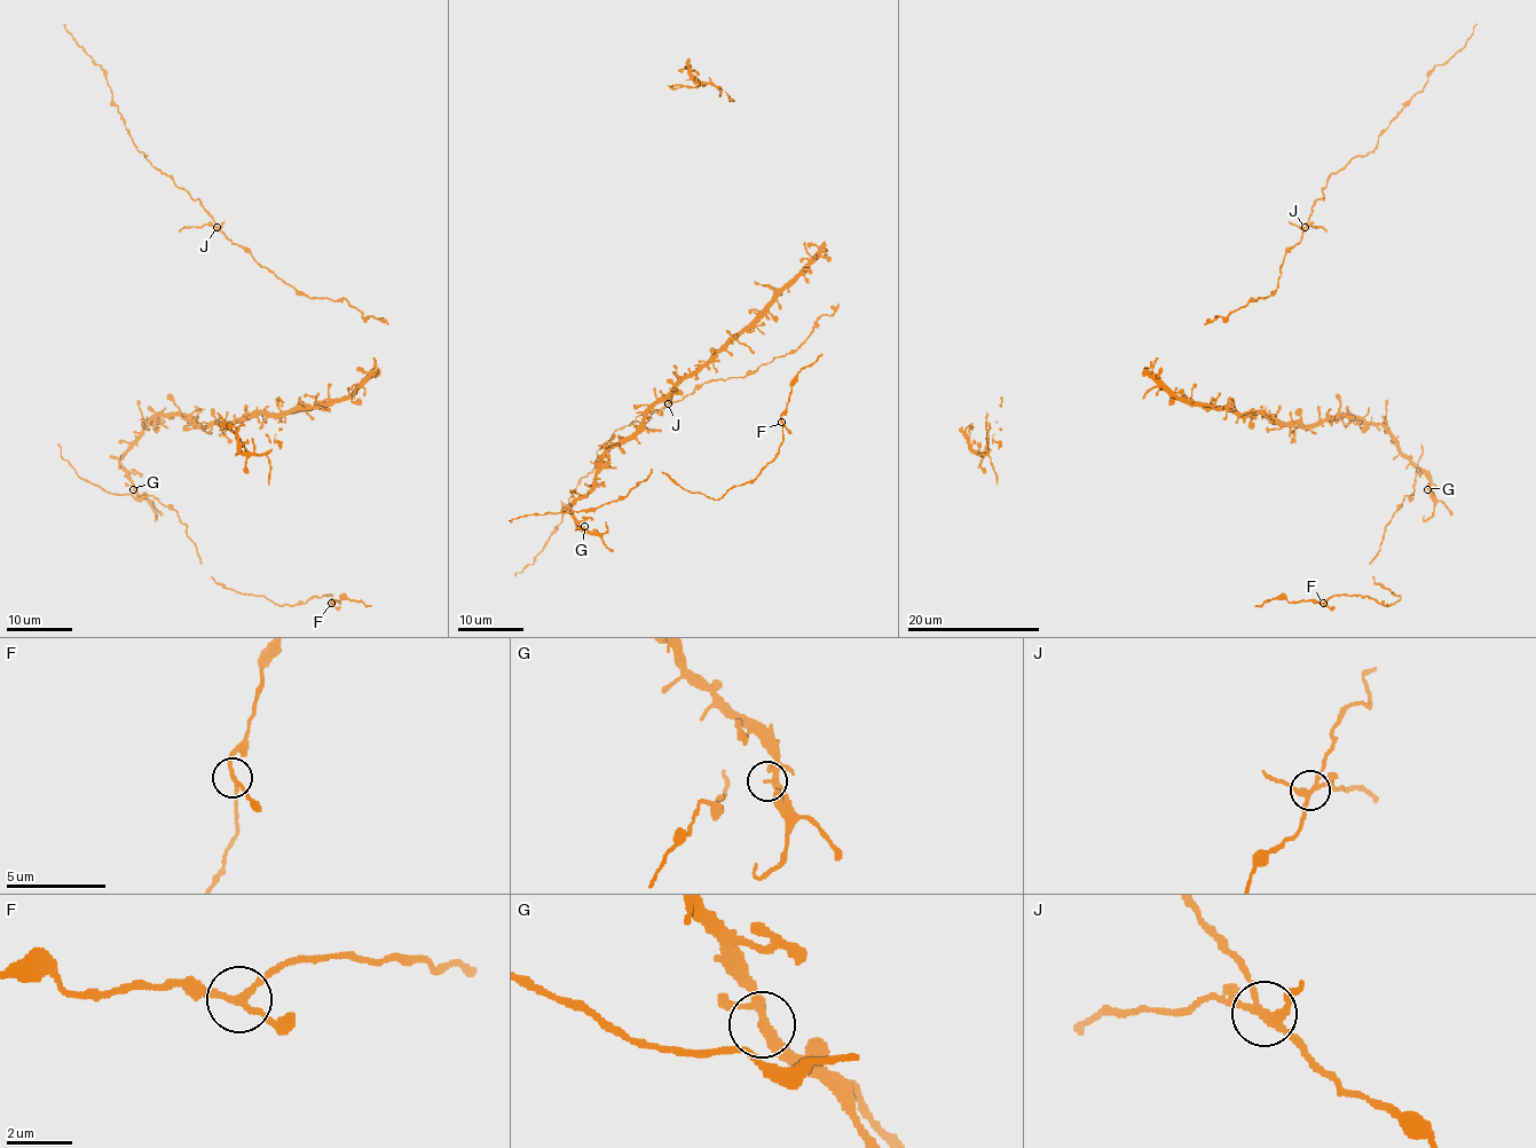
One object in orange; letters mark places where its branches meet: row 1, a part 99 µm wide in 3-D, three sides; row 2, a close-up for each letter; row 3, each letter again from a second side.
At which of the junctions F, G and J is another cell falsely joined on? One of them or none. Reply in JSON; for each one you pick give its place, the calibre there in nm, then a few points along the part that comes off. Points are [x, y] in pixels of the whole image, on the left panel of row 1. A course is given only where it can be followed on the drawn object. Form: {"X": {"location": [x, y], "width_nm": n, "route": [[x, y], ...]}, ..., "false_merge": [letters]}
{"J": {"location": [217, 227], "width_nm": 220, "route": [[217, 227], [210, 223], [178, 230]]}, "false_merge": ["J"]}

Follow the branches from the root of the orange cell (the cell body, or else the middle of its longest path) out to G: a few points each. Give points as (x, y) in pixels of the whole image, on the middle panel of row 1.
G: (751, 321), (685, 376), (630, 435), (606, 454), (595, 485), (570, 509), (570, 517), (584, 526)

